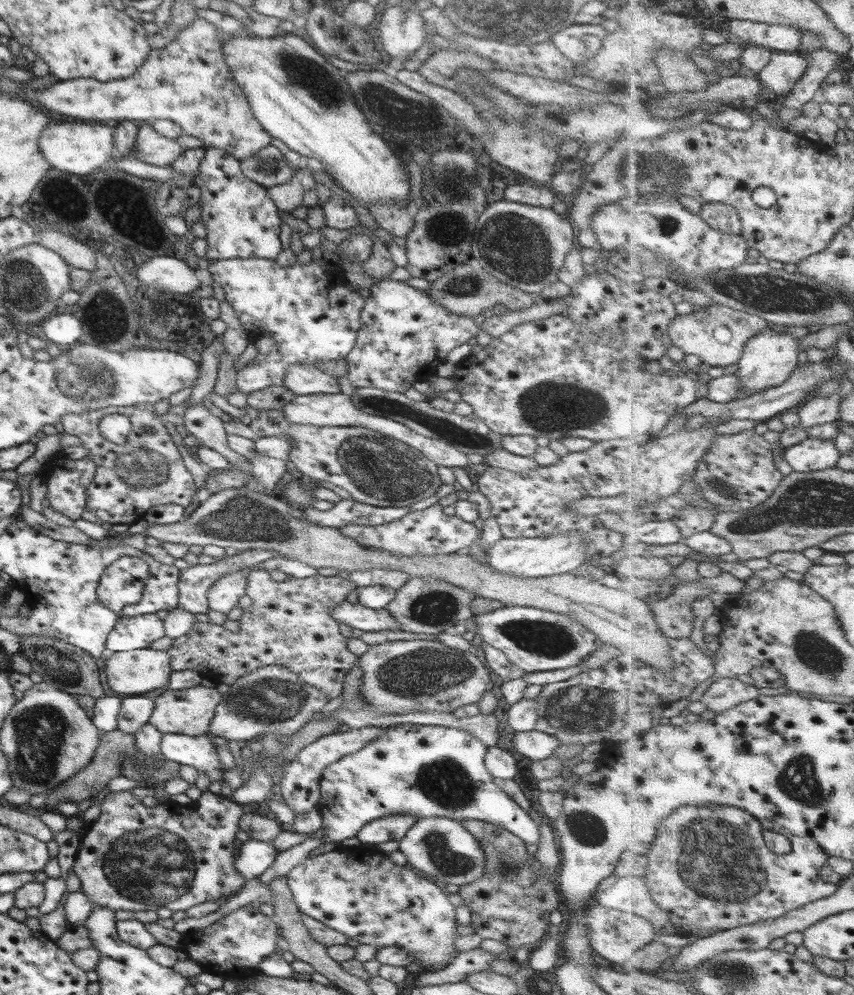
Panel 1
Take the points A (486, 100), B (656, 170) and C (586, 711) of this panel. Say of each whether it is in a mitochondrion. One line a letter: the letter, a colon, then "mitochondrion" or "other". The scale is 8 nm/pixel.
A: mitochondrion
B: mitochondrion
C: mitochondrion

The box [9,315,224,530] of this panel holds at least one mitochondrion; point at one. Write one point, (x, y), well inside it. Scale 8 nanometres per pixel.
(78, 380)

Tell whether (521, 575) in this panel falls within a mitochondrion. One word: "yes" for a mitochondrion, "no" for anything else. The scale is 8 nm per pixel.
no

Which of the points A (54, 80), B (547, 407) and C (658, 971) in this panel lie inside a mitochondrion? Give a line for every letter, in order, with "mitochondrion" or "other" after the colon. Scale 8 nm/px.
A: other
B: mitochondrion
C: other

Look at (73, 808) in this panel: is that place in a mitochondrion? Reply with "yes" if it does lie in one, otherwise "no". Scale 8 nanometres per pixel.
no

